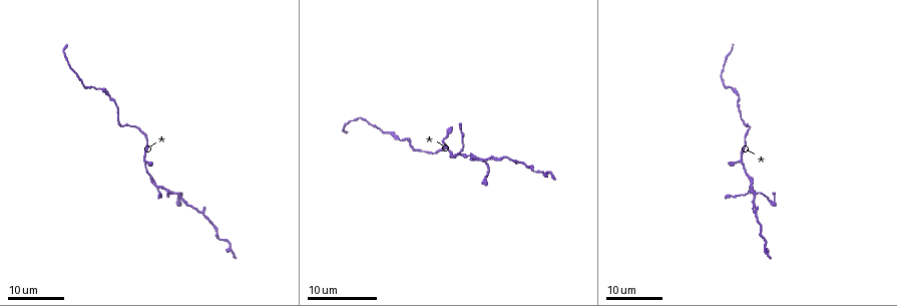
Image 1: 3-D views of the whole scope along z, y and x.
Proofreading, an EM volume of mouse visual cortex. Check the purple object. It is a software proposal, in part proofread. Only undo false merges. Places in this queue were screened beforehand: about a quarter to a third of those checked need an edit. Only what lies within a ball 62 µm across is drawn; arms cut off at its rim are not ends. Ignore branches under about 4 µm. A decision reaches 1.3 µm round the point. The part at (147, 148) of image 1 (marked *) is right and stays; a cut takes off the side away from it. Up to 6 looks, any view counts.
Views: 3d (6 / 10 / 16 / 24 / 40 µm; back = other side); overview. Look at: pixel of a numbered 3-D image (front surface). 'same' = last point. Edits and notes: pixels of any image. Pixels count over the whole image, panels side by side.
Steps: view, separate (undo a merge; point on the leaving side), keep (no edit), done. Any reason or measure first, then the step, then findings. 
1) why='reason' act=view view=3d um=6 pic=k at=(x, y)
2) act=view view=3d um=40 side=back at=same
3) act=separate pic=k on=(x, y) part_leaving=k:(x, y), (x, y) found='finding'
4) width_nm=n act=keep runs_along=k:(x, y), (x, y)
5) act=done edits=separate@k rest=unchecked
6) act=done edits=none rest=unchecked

act=view view=3d um=16 pic=1 at=(740, 98)

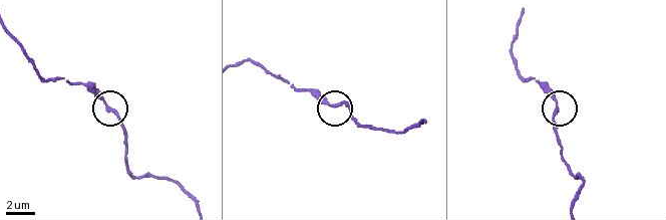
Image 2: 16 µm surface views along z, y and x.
act=view view=3d um=6 pic=2 at=(331, 107)

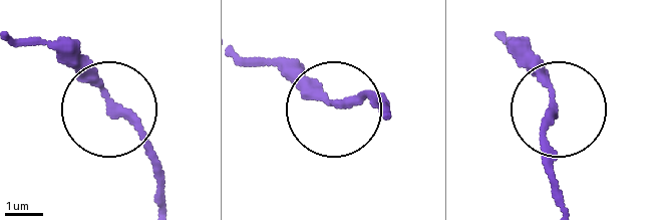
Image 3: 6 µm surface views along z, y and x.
act=keep runs_along=3:(564, 198), (545, 141), (551, 92), (510, 47) found='all the same cell'

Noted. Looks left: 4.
why='a fork' act=view view=3d um=16 pic=1 at=(157, 189)

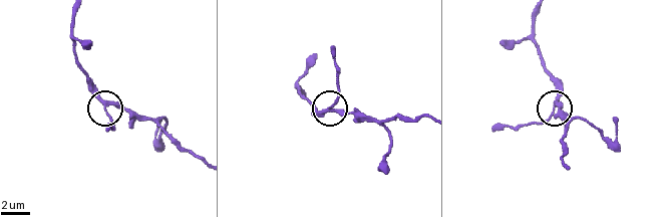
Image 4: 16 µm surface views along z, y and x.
why='zoom in' act=view view=3d um=6 pic=4 at=(105, 103)

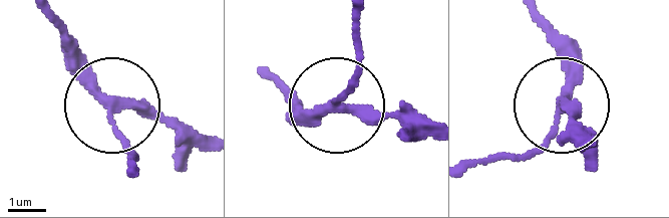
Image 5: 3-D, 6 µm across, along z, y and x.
width_nm=230 act=keep runs_along=5:(268, 72), (303, 104), (338, 107), (360, 43) found='one cell here'

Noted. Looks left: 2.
why='sudden change in width' act=view view=3d um=16 pic=1 at=(217, 236)

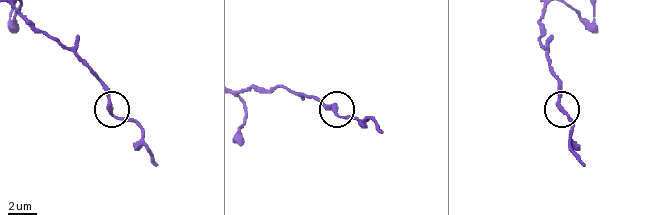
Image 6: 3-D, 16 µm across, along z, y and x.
act=view view=3d um=6 pic=6 at=(337, 110)

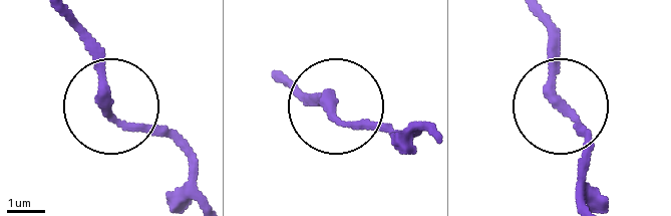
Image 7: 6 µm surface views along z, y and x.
act=keep found='continuous, no second cell'

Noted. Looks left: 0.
act=done edits=none rest=unchecked

